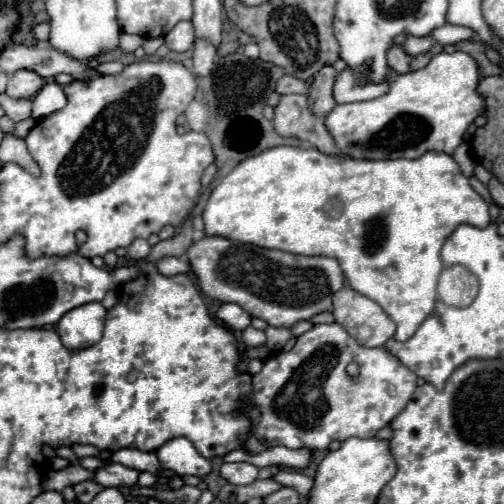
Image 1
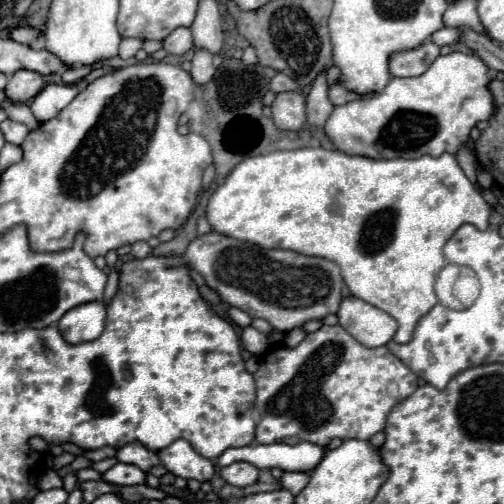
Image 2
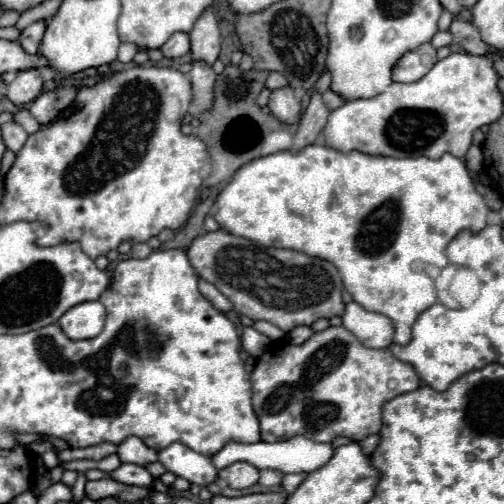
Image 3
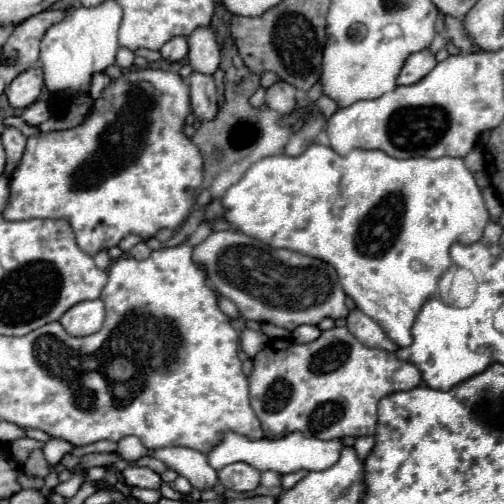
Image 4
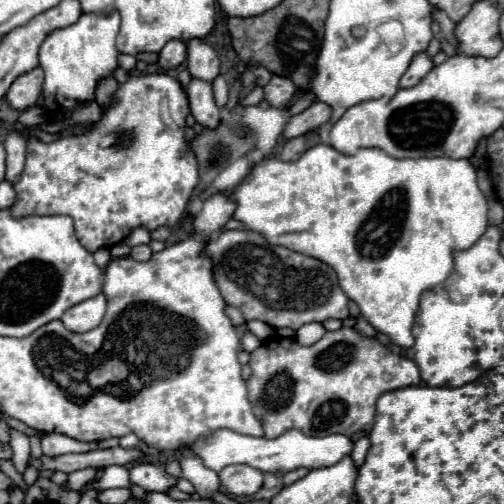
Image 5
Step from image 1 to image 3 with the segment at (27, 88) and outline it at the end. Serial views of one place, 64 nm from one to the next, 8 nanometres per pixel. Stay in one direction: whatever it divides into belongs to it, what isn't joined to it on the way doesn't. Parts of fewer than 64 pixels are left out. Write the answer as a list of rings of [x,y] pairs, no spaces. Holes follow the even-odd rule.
[[[22,70],[14,76],[14,80],[8,84],[6,96],[16,104],[16,106],[26,106],[34,98],[40,96],[44,86],[44,78],[40,70]]]

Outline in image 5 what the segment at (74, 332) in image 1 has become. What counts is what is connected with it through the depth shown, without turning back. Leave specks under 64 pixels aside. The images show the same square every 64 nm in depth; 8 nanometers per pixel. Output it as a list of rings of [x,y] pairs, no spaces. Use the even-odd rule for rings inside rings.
[[[102,294],[88,298],[76,306],[72,306],[68,312],[64,312],[62,322],[70,332],[82,334],[92,328],[96,328],[102,322],[102,316],[106,312],[106,298]]]

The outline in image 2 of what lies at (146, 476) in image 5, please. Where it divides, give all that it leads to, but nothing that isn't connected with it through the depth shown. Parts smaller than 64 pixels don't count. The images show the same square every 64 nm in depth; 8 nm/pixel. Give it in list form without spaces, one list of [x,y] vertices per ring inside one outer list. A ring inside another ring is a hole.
[[[116,462],[110,470],[106,470],[106,472],[102,474],[102,480],[108,482],[108,484],[114,484],[114,486],[144,484],[144,478],[146,478],[146,474],[144,474],[138,466],[122,464],[122,462]]]

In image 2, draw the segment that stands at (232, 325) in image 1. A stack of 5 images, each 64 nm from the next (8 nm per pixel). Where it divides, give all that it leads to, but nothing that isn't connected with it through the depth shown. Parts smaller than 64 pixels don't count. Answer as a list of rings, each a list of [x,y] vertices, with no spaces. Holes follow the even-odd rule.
[[[230,308],[226,314],[228,314],[228,318],[230,318],[234,324],[238,324],[240,328],[250,326],[250,322],[252,322],[252,318],[250,318],[246,312],[240,312],[240,308]]]

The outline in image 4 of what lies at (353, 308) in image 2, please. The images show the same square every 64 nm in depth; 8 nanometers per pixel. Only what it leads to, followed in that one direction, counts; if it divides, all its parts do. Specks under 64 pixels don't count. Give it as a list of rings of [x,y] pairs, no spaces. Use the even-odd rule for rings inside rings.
[[[354,308],[350,310],[350,314],[346,316],[346,328],[364,344],[370,348],[384,348],[394,352],[398,346],[386,336],[386,332],[382,330],[382,326],[372,320],[370,316],[366,316],[362,310]]]

